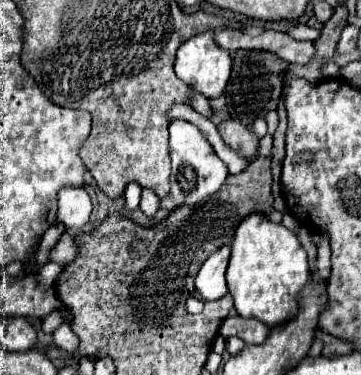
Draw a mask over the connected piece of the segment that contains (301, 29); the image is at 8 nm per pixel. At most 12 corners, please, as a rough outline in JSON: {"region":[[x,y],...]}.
{"region":[[292,24],[286,35],[296,40],[315,41],[320,31]]}

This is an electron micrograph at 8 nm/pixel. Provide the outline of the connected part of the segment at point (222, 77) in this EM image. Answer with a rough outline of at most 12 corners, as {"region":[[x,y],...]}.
{"region":[[214,31],[176,53],[178,79],[208,99],[222,95],[230,53]]}

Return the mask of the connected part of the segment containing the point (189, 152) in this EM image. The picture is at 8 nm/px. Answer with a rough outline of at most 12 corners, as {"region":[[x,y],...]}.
{"region":[[170,123],[170,197],[196,207],[228,177],[206,137]]}

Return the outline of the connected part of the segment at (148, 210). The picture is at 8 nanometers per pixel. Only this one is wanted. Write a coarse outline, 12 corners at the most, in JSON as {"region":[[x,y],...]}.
{"region":[[142,189],[140,209],[154,219],[160,199]]}

